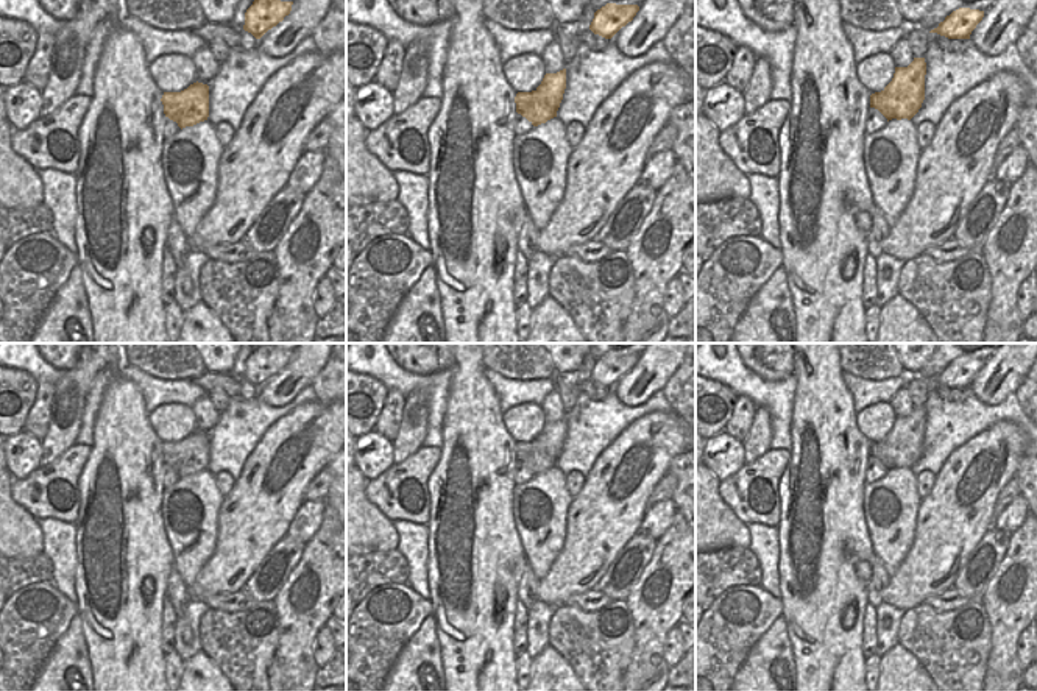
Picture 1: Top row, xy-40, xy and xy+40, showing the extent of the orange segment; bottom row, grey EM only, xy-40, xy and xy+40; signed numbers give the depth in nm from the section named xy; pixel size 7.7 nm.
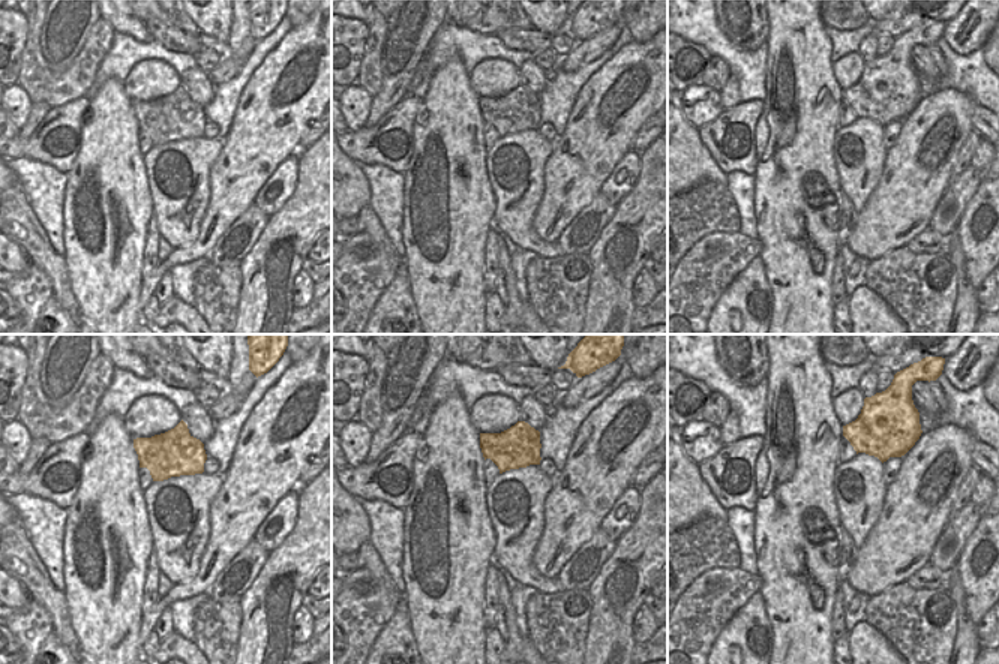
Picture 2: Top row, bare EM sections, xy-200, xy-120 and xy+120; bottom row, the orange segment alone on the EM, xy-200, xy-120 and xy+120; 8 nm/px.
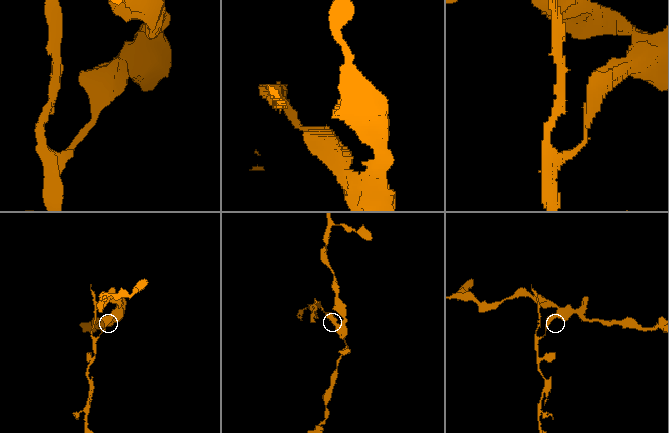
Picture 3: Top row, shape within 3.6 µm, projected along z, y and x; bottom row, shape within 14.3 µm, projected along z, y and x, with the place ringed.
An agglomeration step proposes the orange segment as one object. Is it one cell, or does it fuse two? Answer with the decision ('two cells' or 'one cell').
two cells

